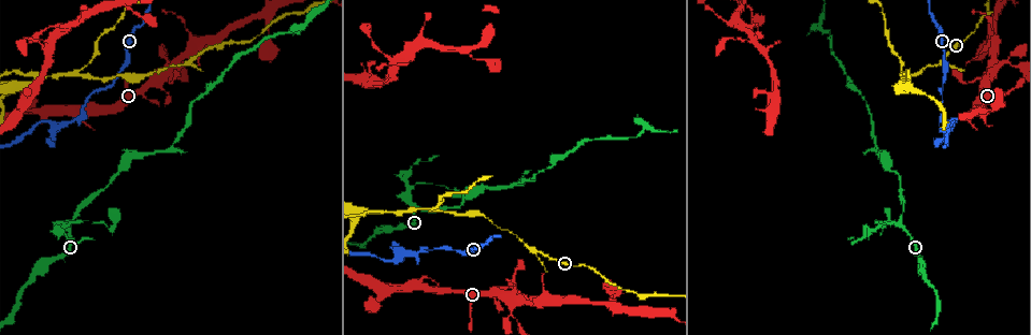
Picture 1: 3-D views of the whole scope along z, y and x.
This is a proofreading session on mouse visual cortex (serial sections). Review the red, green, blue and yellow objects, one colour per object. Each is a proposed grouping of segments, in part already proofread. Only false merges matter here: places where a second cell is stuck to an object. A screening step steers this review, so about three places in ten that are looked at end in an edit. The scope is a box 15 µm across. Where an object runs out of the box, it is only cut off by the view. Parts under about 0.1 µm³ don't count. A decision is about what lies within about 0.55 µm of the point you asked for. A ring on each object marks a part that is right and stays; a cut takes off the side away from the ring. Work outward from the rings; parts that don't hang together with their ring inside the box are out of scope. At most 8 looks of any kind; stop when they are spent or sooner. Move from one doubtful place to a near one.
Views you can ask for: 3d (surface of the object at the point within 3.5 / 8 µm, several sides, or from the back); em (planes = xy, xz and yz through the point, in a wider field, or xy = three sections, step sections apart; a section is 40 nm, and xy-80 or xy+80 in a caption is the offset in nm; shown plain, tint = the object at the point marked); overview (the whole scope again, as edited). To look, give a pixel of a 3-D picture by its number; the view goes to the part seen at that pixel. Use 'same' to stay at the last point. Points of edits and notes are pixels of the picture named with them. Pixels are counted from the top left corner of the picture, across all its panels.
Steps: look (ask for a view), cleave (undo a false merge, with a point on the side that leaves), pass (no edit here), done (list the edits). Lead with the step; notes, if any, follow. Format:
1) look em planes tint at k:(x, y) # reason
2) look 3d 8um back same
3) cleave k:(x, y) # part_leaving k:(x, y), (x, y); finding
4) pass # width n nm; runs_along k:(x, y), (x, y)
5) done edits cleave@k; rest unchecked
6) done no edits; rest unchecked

look 3d 3.5um at 1:(897, 222) # a narrow waist

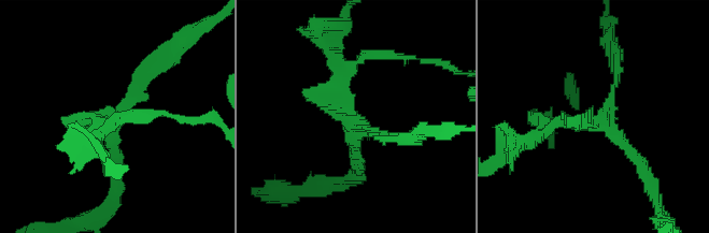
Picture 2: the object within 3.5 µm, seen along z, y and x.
look em xy step 1 tint at 2:(354, 125)

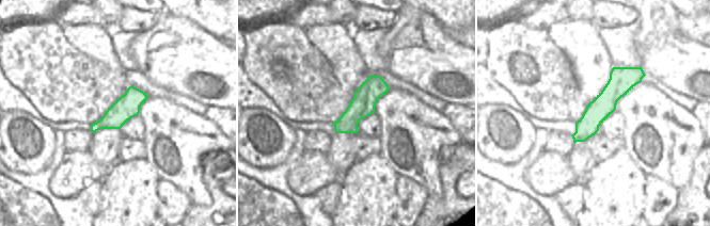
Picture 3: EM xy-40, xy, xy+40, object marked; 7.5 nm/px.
cleave 2:(341, 88) # two cells meet here

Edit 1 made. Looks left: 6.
look 3d 3.5um at 1:(409, 255) # branch point

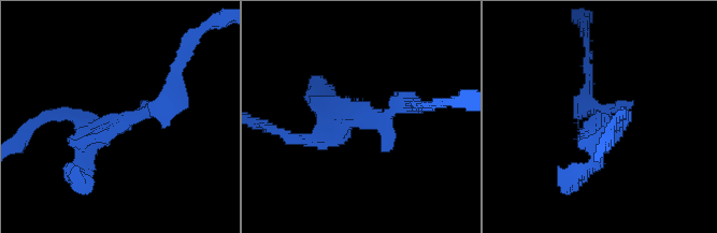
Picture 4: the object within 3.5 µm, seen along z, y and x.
look em xy step 3 plain at 4:(360, 119)

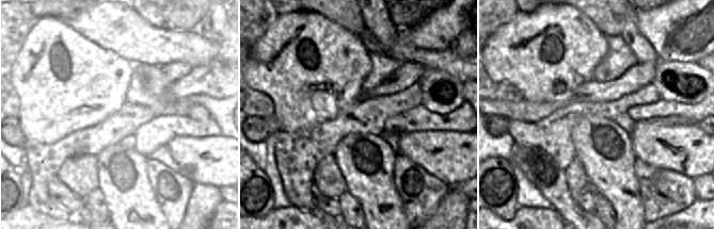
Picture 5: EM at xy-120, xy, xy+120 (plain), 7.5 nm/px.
look em xy step 3 tint same # with the object marked

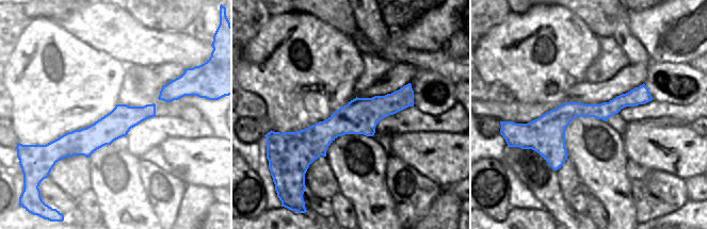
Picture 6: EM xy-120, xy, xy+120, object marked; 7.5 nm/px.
pass # runs_along 4:(415, 107), (299, 140); one cell here

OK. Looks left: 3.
look 3d 3.5um at 1:(1016, 66) # three arms meet

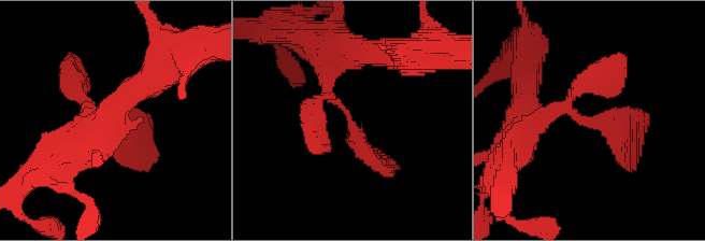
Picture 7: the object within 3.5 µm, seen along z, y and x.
look em xy step 2 tint at 7:(592, 120) # arms 3; arm_widths 200, 200, 250 nm; now the EM

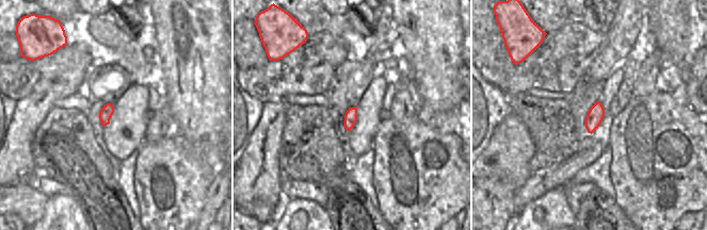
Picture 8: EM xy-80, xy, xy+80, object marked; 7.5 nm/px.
look em xy step 5 tint same # cut it another way

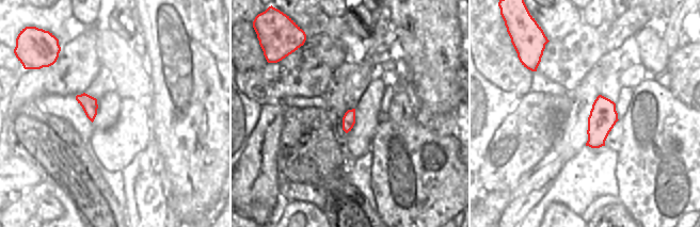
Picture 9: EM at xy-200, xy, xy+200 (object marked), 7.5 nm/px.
pass # runs_along 7:(328, 60), (328, 94), (385, 162); all the same cell

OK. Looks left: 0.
done edits cleave@2; rest unchecked

